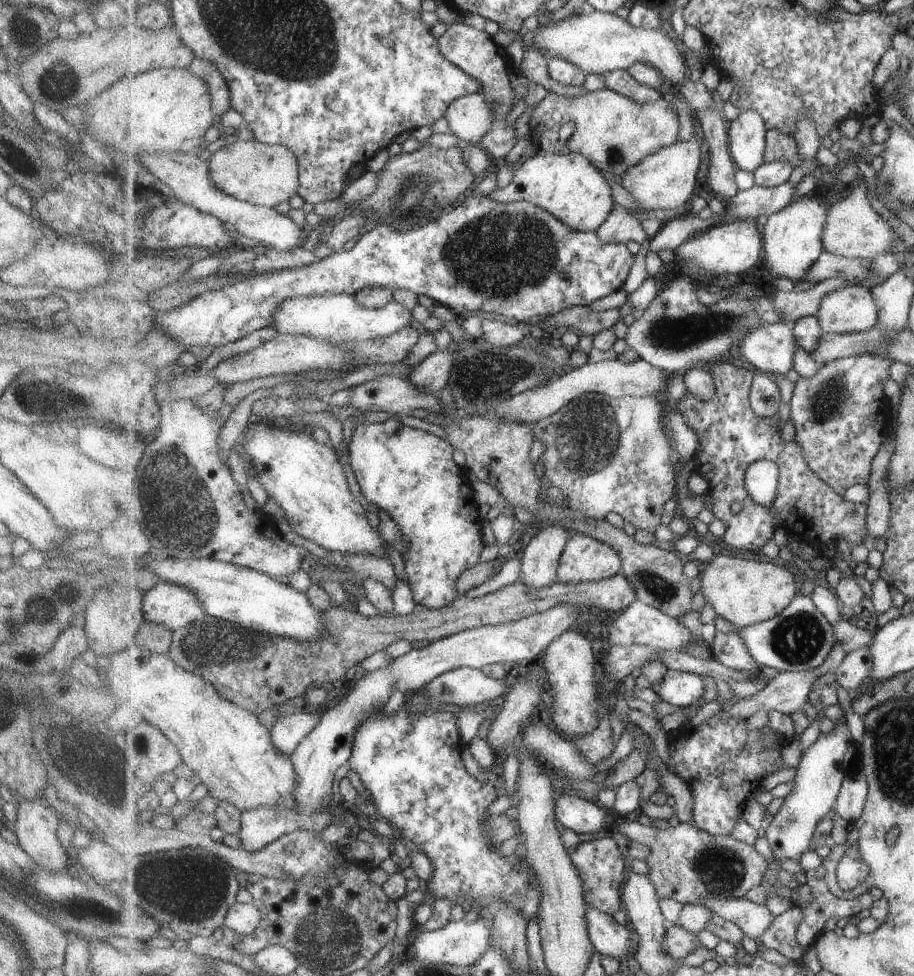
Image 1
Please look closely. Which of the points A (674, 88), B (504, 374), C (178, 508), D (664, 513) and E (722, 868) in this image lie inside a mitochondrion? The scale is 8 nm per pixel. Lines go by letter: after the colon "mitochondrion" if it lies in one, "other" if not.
A: other
B: mitochondrion
C: mitochondrion
D: other
E: mitochondrion

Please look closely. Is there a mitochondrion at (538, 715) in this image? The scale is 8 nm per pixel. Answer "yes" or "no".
no

